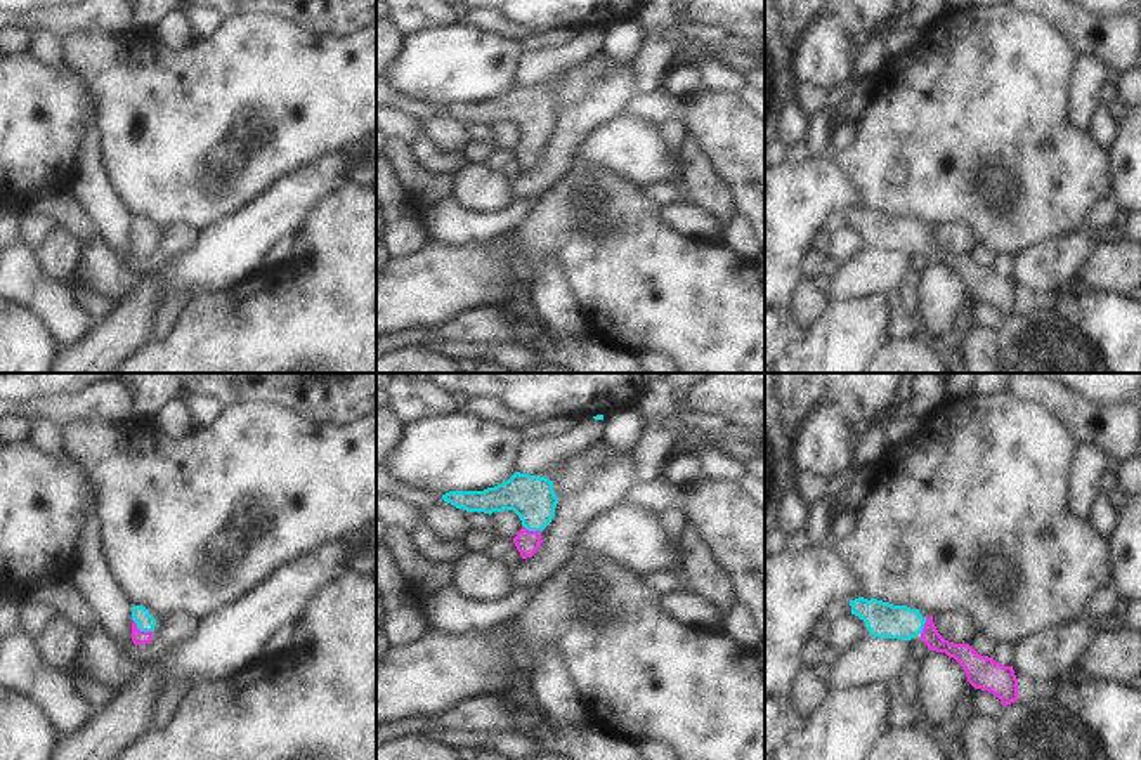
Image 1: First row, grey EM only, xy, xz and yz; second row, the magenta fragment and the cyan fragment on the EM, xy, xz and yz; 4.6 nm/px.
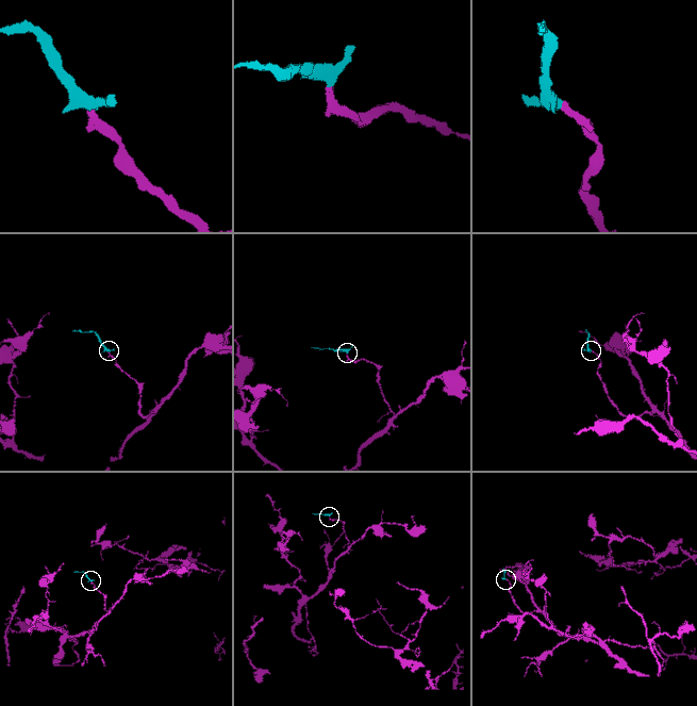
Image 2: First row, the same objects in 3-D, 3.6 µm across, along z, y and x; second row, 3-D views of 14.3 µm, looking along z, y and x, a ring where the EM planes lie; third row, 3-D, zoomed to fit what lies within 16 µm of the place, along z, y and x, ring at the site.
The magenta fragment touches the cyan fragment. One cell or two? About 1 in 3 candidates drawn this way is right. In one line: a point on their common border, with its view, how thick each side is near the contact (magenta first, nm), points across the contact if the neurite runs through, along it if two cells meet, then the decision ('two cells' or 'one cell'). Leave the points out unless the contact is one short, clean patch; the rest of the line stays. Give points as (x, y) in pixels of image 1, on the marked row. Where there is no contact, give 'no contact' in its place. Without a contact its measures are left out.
contact xy (139, 630); calibres 70 and 80 nm; way xy (139, 637), (139, 630), (144, 622); one cell

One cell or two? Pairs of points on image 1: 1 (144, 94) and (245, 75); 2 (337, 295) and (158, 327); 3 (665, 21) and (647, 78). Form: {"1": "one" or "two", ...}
{"1": "one", "2": "two", "3": "one"}

